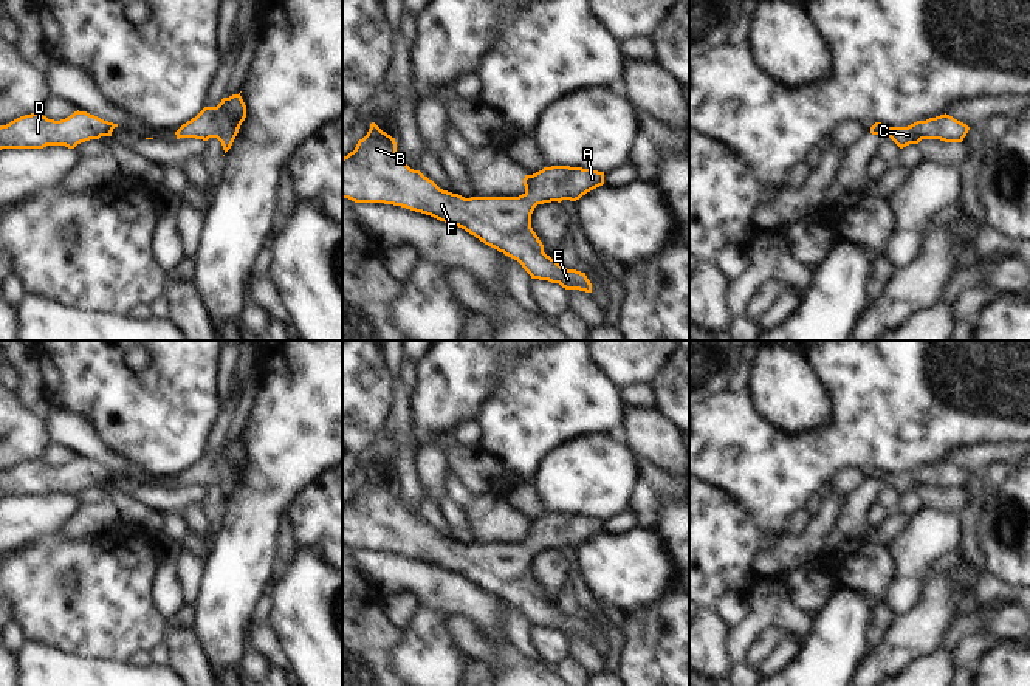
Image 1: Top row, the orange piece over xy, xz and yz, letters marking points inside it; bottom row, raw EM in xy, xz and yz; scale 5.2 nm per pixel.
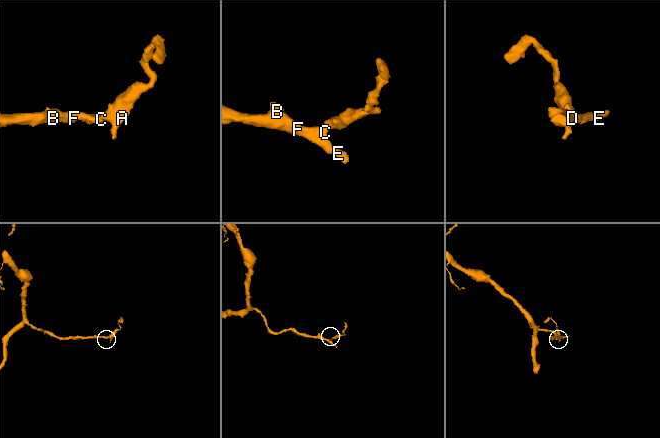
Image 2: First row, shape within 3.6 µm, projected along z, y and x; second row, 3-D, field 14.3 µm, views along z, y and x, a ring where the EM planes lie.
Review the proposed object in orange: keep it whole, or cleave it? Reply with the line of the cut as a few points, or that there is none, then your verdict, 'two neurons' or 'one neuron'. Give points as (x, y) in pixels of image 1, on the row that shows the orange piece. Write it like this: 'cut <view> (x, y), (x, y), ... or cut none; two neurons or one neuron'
cut none; one neuron

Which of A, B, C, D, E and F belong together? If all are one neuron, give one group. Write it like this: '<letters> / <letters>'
A B C D E F

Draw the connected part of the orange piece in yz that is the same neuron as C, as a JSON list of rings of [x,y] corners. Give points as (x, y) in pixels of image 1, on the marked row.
[[[940,115],[926,121],[917,121],[908,127],[889,127],[875,122],[872,135],[888,135],[900,149],[918,144],[922,139],[940,139],[945,142],[962,142],[970,127],[949,115]]]

